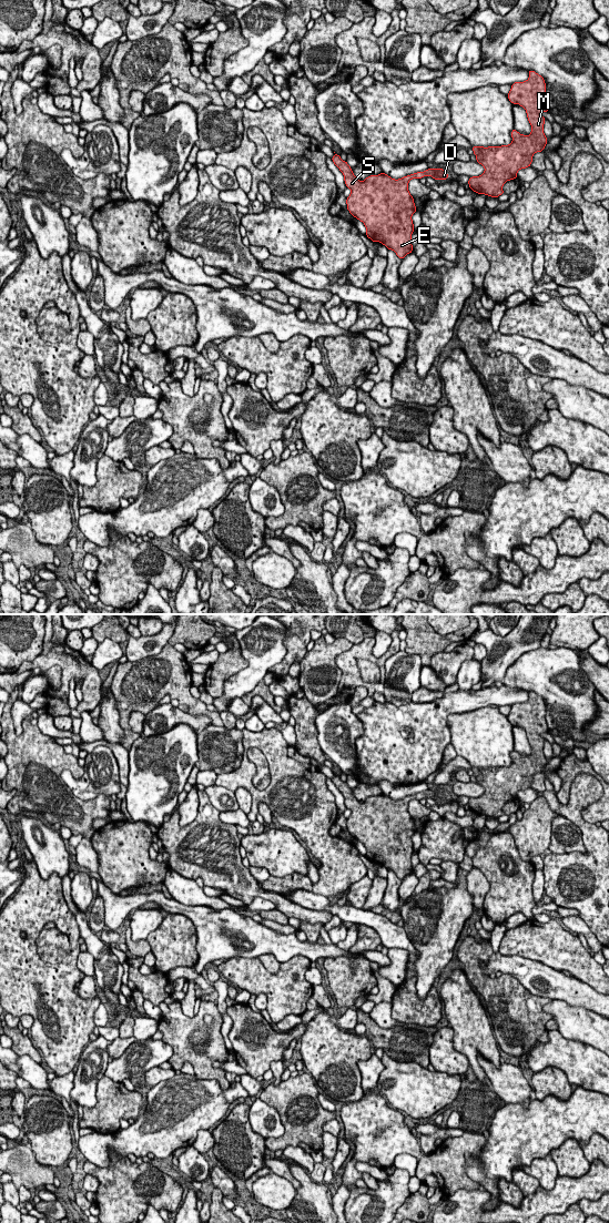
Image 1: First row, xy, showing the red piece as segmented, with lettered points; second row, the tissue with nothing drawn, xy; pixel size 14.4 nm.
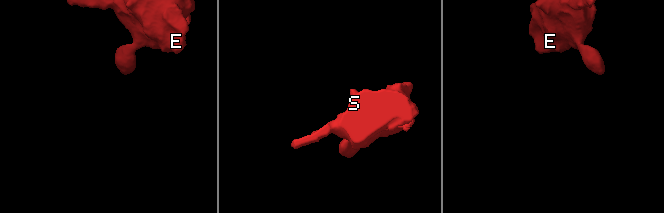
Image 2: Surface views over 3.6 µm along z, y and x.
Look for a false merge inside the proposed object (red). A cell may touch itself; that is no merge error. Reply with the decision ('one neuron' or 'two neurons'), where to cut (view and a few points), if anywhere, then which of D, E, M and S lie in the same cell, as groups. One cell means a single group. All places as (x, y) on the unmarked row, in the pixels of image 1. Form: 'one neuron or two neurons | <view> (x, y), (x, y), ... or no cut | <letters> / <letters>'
one neuron | no cut | D E M S

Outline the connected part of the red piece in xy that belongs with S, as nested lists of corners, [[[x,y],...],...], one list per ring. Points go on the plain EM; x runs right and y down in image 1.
[[[335,774],[332,782],[343,794],[346,807],[352,812],[346,821],[347,830],[364,844],[367,858],[393,870],[402,880],[412,874],[412,836],[417,829],[408,812],[408,803],[424,797],[446,801],[448,794],[441,788],[427,789],[395,801],[382,793],[361,803],[339,776]]]

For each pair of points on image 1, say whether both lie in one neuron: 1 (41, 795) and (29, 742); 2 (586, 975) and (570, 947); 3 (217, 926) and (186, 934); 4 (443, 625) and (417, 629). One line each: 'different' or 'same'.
1: same
2: same
3: different
4: different

